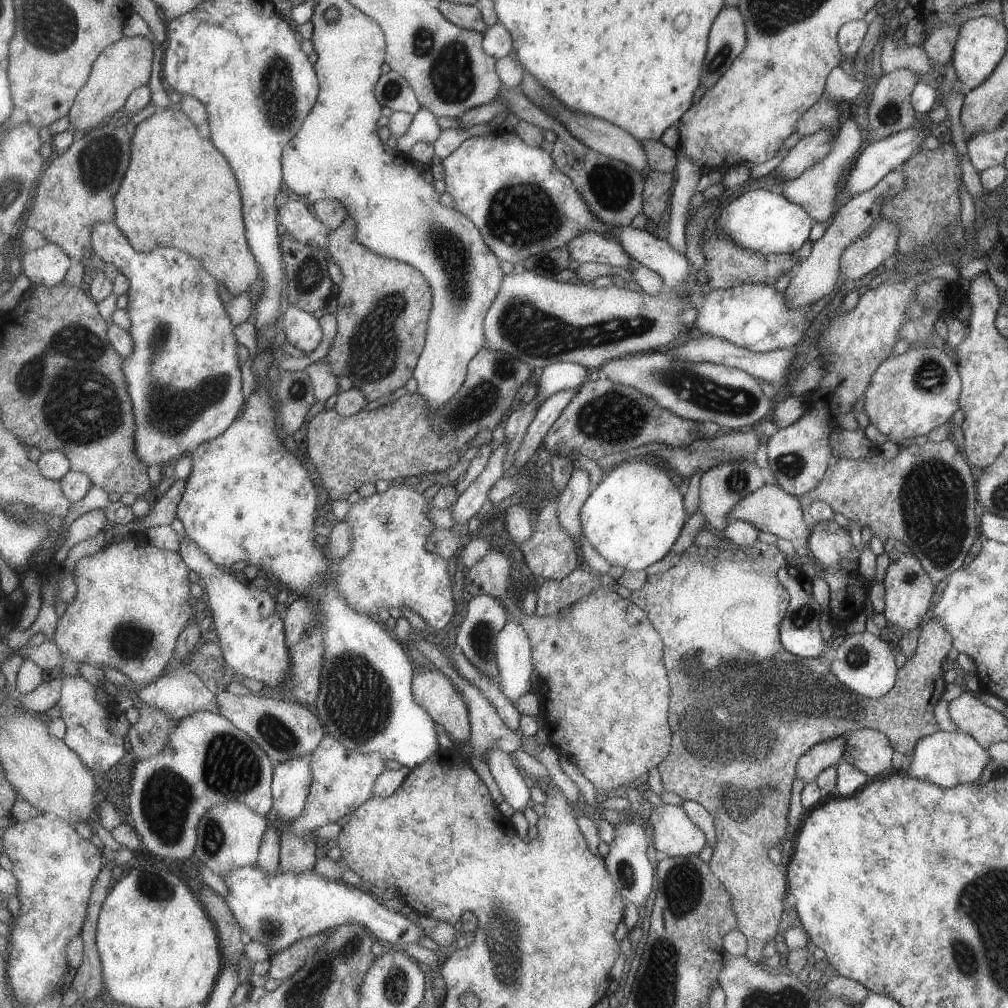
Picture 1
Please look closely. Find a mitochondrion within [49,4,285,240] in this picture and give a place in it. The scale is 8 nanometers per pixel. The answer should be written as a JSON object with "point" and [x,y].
{"point":[100,161]}

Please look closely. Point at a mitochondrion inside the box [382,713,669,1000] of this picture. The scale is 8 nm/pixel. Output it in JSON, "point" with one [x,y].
{"point":[505,938]}

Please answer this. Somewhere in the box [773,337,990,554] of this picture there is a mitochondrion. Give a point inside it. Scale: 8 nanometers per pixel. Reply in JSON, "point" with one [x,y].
{"point":[930,376]}

